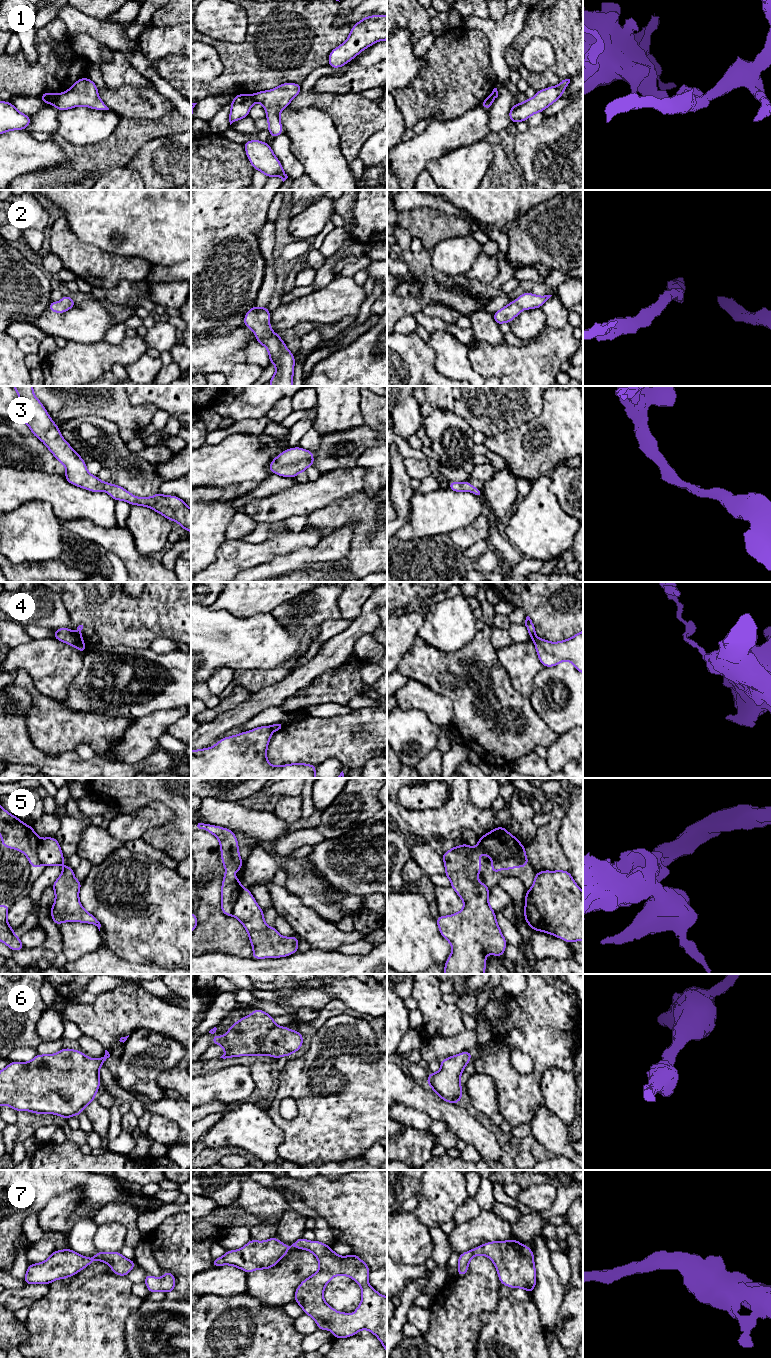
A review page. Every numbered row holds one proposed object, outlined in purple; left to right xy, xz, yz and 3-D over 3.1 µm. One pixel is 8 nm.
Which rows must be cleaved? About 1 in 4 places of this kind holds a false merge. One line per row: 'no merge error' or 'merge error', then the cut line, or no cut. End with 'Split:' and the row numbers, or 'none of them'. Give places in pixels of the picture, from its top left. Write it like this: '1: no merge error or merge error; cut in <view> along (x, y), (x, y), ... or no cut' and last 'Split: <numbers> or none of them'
1: merge error; cut in xy along (58, 95), (51, 103)
2: no merge error; no cut
3: no merge error; no cut
4: merge error; cut in xy along (74, 633), (82, 641)
5: merge error; cut in yz along (519, 842), (514, 848), (514, 856), (527, 860)
6: no merge error; no cut
7: no merge error; no cut
Split: 1, 4, 5

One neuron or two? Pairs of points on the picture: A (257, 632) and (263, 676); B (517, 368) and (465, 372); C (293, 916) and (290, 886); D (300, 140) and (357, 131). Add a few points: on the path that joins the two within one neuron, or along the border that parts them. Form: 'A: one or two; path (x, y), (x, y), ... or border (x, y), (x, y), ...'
A: two; border (285, 664), (271, 669), (238, 670)
B: two; border (468, 350), (468, 359), (471, 367), (481, 375)
C: two; border (283, 886), (309, 907)
D: two; border (327, 113), (339, 135), (344, 157)

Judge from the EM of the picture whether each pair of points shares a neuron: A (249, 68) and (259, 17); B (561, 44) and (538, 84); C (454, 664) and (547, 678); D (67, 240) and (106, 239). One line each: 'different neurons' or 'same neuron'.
A: same neuron
B: same neuron
C: different neurons
D: different neurons

